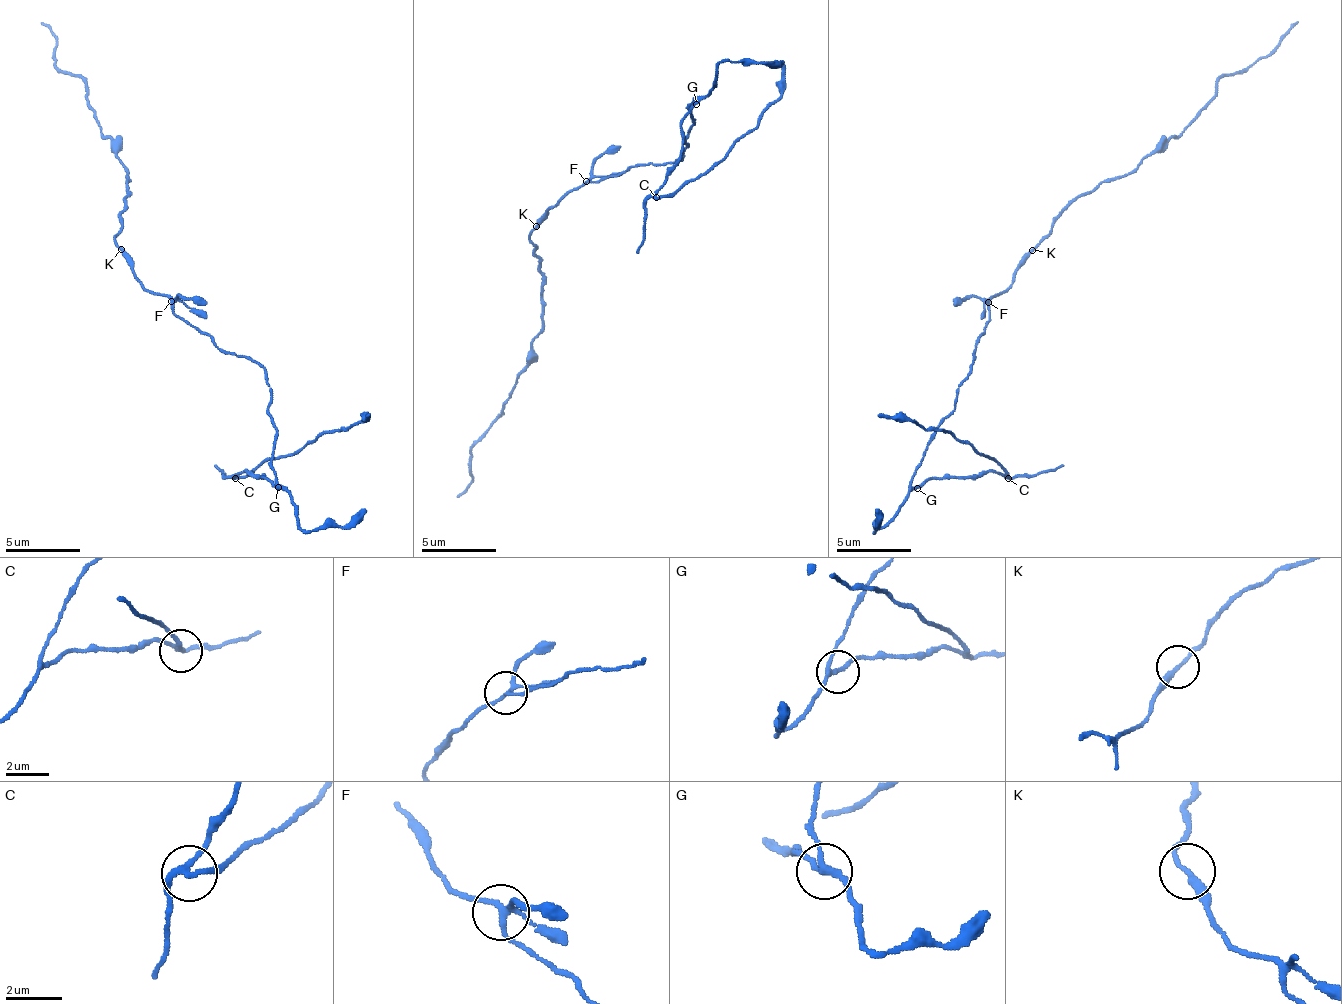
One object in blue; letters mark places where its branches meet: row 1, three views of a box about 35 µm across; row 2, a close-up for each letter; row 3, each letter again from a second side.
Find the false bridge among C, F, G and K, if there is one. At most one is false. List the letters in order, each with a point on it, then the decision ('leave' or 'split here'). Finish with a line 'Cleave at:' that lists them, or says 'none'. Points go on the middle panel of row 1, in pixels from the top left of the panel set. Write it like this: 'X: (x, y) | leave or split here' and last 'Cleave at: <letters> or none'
C: (656, 197) | split here
F: (586, 181) | leave
G: (696, 104) | leave
K: (536, 226) | leave
Cleave at: C

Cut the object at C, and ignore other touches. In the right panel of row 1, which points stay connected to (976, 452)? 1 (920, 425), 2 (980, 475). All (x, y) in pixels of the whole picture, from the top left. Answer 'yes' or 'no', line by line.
1: yes
2: no

